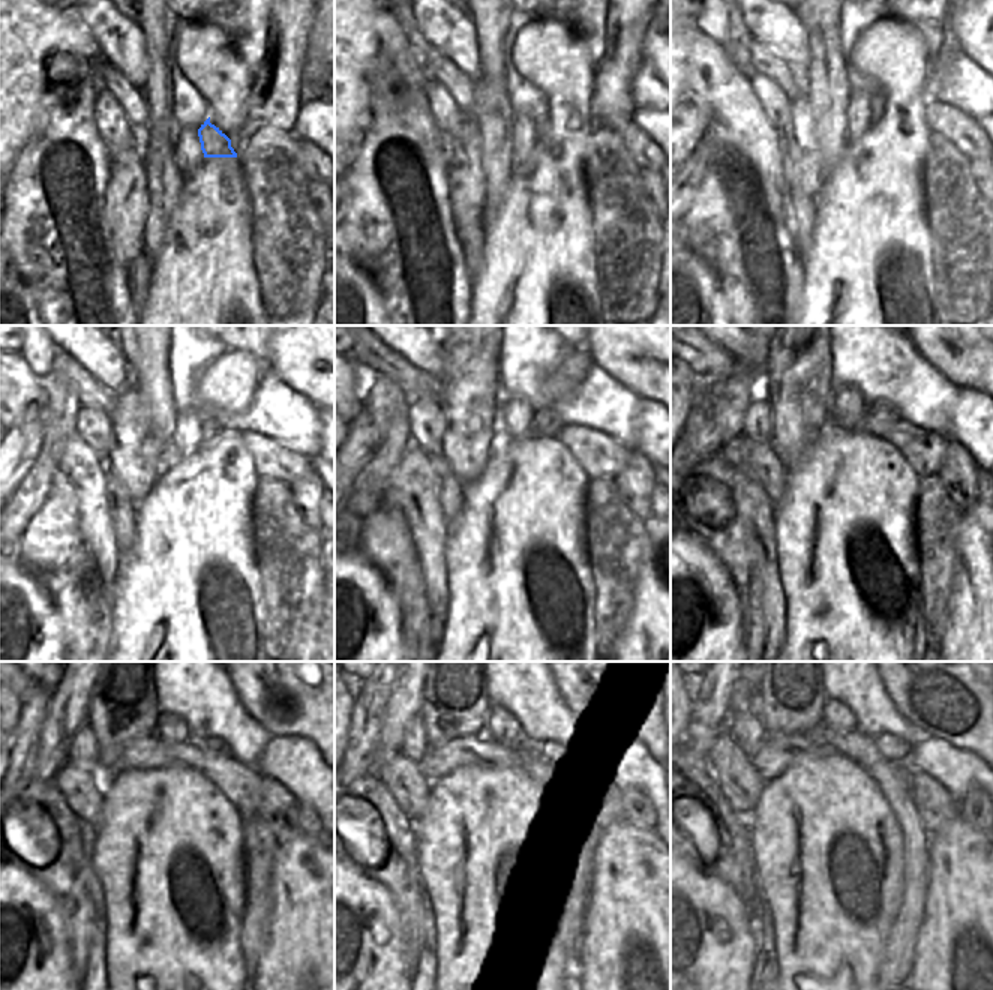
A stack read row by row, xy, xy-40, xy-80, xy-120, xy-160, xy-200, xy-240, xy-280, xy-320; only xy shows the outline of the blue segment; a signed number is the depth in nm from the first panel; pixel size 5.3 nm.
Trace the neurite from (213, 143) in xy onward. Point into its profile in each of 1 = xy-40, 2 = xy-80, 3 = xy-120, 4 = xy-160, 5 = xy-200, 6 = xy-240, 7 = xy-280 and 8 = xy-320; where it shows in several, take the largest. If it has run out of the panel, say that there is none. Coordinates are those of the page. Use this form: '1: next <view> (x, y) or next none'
1: next xy-40 (540, 122)
2: next xy-80 (876, 101)
3: next xy-120 (210, 426)
4: next xy-160 (546, 422)
5: next xy-200 (878, 411)
6: next xy-240 (213, 747)
7: next xy-280 (552, 749)
8: next xy-320 (894, 749)

